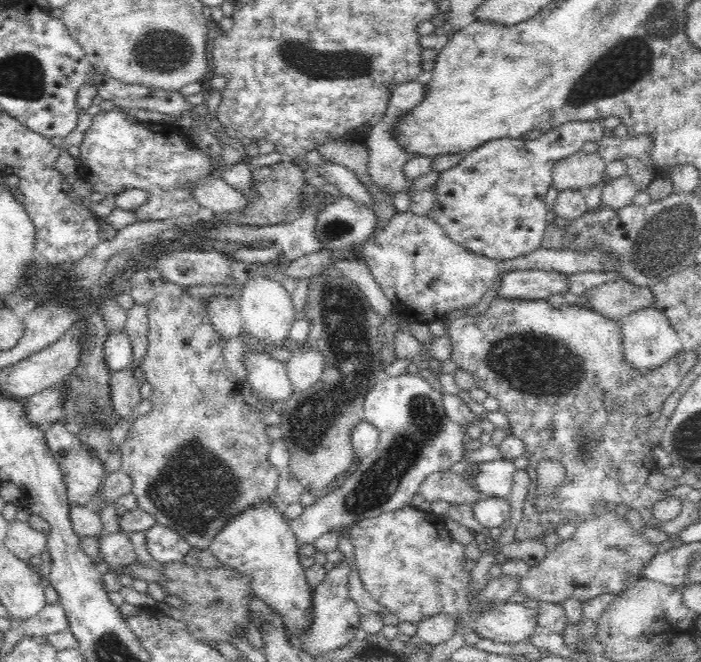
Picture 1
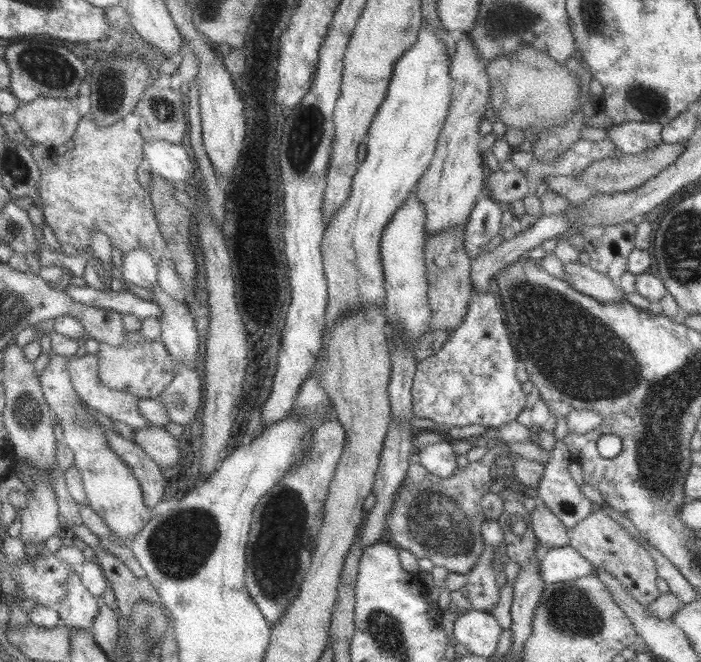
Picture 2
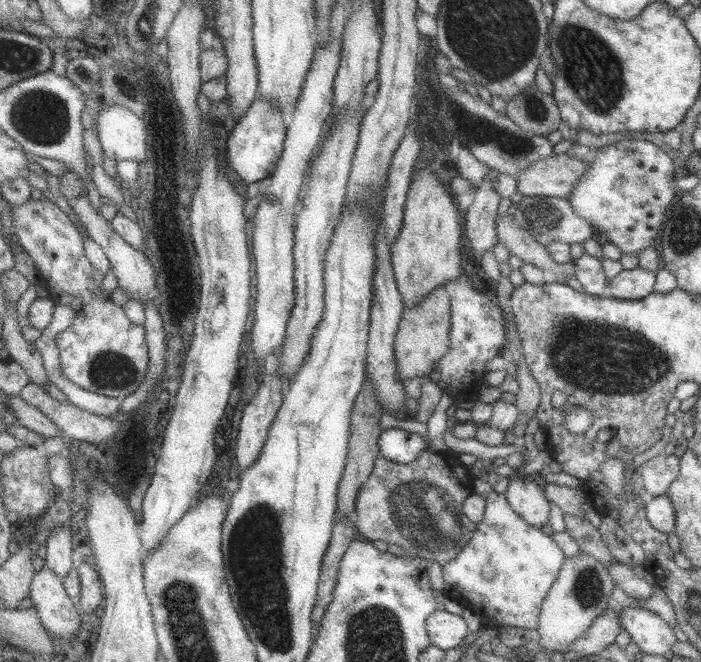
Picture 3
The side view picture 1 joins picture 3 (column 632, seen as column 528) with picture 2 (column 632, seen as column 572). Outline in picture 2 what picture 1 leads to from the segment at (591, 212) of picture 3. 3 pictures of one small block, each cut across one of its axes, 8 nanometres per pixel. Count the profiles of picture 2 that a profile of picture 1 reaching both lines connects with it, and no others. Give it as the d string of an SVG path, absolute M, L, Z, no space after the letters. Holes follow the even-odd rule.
M624 122L605 131L606 138L616 148L616 154L634 155L661 143L661 129L662 126L657 123Z

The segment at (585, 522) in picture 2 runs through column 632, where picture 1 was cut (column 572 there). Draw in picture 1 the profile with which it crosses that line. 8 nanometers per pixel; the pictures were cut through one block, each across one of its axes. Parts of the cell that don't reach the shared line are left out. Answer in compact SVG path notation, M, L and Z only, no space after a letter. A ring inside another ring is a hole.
M606 509L581 522L572 538L562 541L544 562L530 567L508 603L524 604L528 599L536 599L541 603L561 604L564 599L572 598L584 604L601 594L621 593L643 578L644 568L648 568L656 554L657 545L634 531L614 510Z

